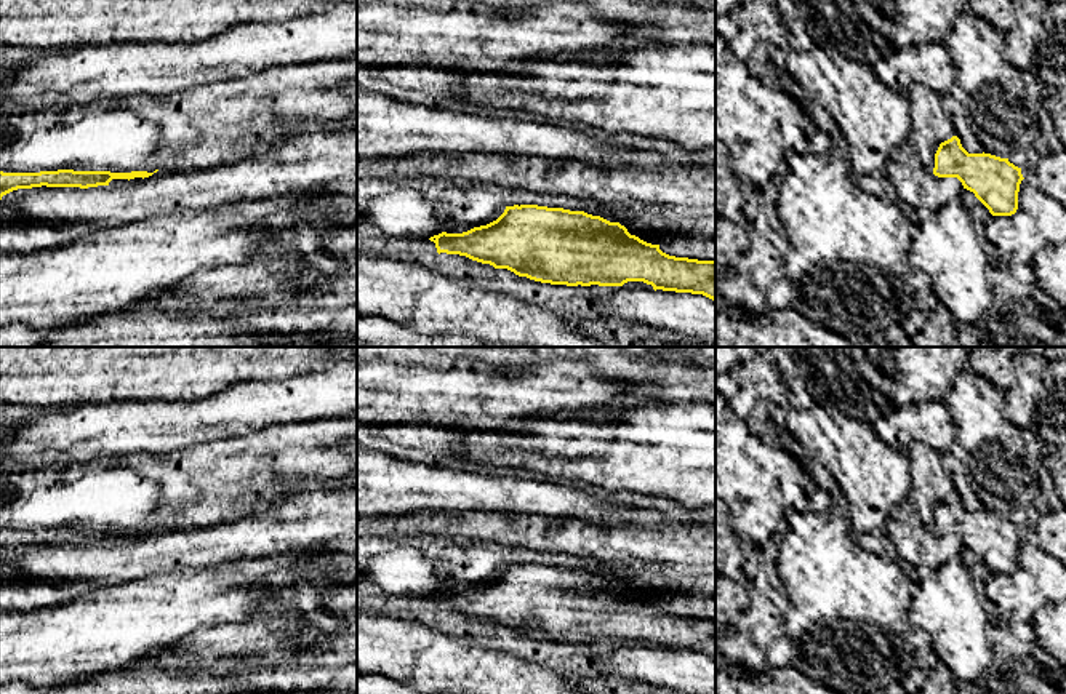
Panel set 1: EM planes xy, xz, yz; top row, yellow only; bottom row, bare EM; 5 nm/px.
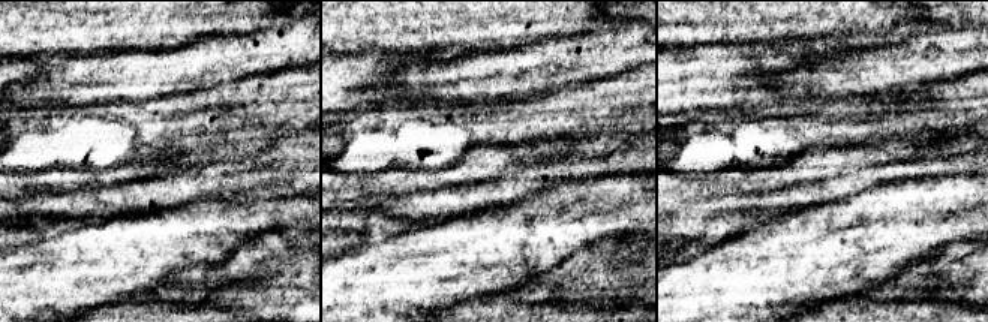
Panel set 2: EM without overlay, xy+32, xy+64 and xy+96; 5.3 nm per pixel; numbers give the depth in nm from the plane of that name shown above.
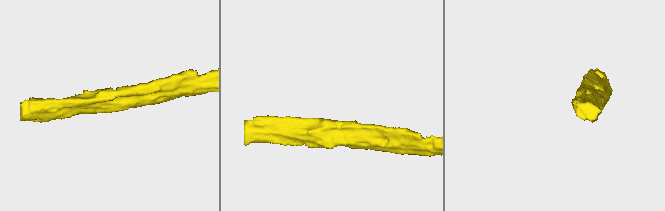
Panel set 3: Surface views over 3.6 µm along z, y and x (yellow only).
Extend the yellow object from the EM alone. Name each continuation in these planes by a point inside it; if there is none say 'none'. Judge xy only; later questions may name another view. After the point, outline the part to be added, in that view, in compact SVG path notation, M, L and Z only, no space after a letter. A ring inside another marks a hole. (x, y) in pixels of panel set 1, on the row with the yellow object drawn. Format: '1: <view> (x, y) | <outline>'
none

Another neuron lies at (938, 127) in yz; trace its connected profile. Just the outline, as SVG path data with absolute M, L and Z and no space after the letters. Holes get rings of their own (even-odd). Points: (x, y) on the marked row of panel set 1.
M911 83L908 86L908 99L911 102L911 134L908 144L911 144L922 165L928 173L935 168L933 149L956 136L956 128L951 117L941 106L943 96L920 83Z

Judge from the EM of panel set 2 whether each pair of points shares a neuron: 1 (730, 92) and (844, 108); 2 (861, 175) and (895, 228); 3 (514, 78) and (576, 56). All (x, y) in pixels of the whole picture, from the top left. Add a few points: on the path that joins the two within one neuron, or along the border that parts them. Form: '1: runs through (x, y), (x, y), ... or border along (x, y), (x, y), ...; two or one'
1: runs through (759, 92), (768, 101), (781, 105), (816, 105); one
2: border along (903, 178), (883, 181), (859, 190); two
3: runs through (529, 69), (561, 62); one

